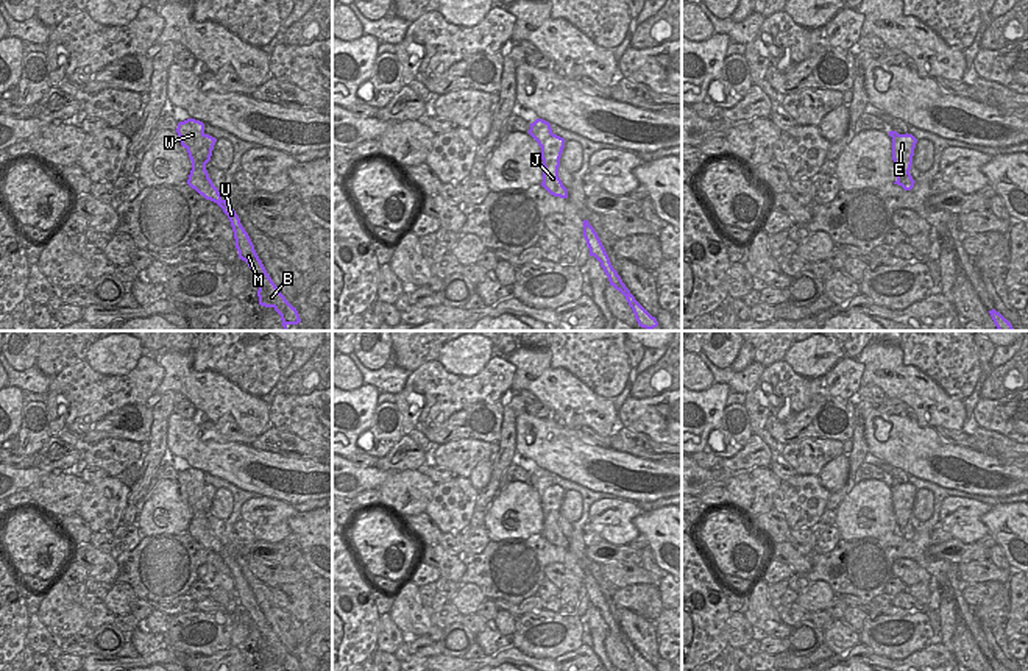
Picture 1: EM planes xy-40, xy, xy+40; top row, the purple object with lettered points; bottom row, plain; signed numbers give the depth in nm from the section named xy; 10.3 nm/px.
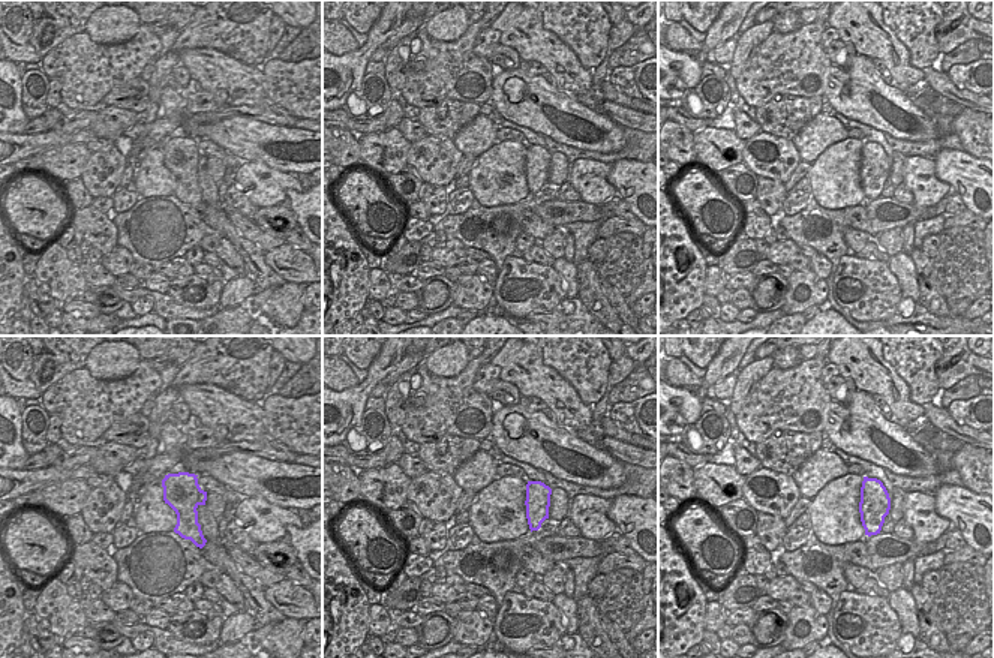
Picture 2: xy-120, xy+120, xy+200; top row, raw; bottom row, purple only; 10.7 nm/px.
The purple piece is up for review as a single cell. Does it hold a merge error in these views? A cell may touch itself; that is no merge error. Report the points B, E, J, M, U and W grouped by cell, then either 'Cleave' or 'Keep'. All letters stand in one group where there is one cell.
Groups: B J M U W / E. Cleave

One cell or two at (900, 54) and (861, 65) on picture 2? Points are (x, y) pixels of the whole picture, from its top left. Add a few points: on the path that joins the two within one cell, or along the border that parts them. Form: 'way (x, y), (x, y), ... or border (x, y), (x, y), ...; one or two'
border (856, 53), (868, 59); two

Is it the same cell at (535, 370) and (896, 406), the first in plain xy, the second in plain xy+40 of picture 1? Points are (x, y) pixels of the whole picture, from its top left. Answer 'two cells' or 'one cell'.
two cells

